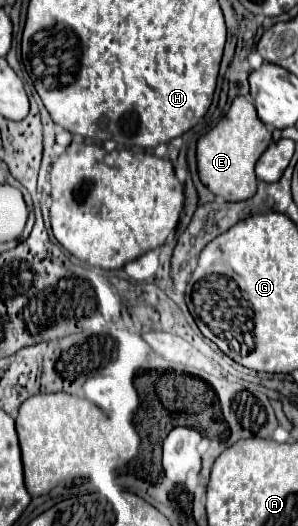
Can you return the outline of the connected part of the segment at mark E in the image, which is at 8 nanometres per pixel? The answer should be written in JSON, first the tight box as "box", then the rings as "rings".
{"box":[197,97,273,201],"rings":[[[235,97],[229,113],[197,141],[197,167],[205,187],[227,201],[245,201],[257,191],[255,163],[273,141],[267,125],[257,117],[255,105],[247,97]]]}

